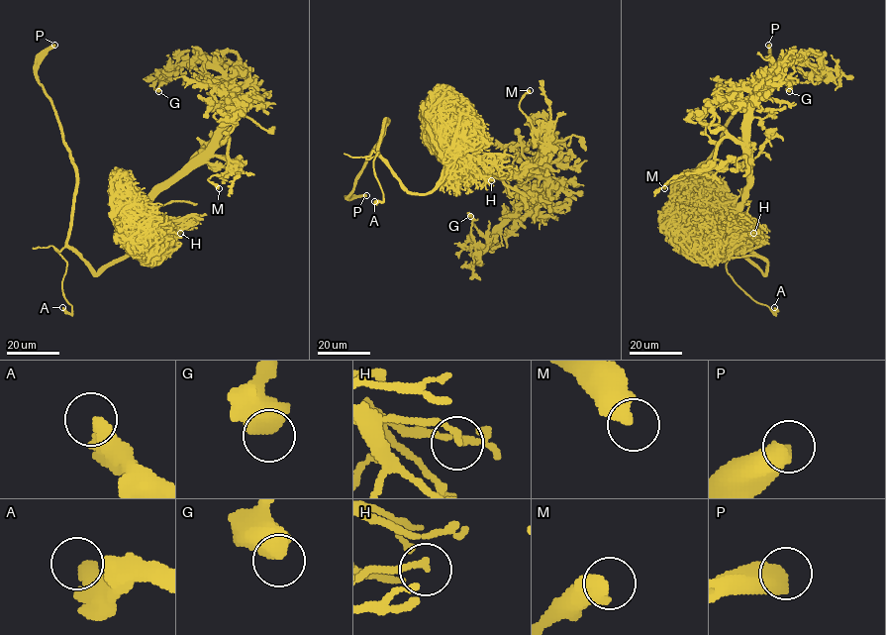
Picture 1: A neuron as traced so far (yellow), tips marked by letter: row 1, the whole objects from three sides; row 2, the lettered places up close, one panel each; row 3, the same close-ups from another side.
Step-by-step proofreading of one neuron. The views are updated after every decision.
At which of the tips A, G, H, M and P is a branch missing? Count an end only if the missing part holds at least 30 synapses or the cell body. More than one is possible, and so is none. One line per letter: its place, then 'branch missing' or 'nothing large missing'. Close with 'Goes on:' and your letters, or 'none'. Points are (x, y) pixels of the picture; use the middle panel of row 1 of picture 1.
A: at (374, 201); nothing large missing
G: at (470, 216); nothing large missing
H: at (491, 180); nothing large missing
M: at (530, 90); nothing large missing
P: at (366, 195); branch missing
Goes on: P

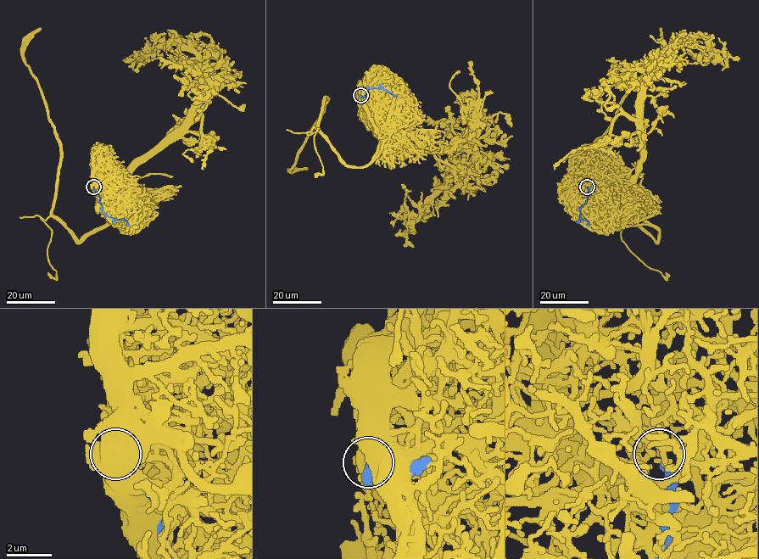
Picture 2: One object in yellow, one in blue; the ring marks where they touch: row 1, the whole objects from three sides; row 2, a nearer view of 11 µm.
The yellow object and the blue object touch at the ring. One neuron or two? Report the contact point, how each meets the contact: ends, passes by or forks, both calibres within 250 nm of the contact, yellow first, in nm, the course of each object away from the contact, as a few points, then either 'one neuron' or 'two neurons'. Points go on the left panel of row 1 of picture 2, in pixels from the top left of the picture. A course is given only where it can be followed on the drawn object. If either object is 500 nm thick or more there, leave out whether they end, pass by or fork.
at (93, 187); yellow passes by; blue ends there; 200 nm thick on the yellow side, 340 nm on the other; yellow runs (93, 187), (113, 214), (78, 242), (52, 214), (60, 147), (42, 92), (23, 55), (24, 44), (41, 28); blue runs (93, 187), (99, 198), (101, 210), (112, 218), (124, 219), (129, 226); two neurons

